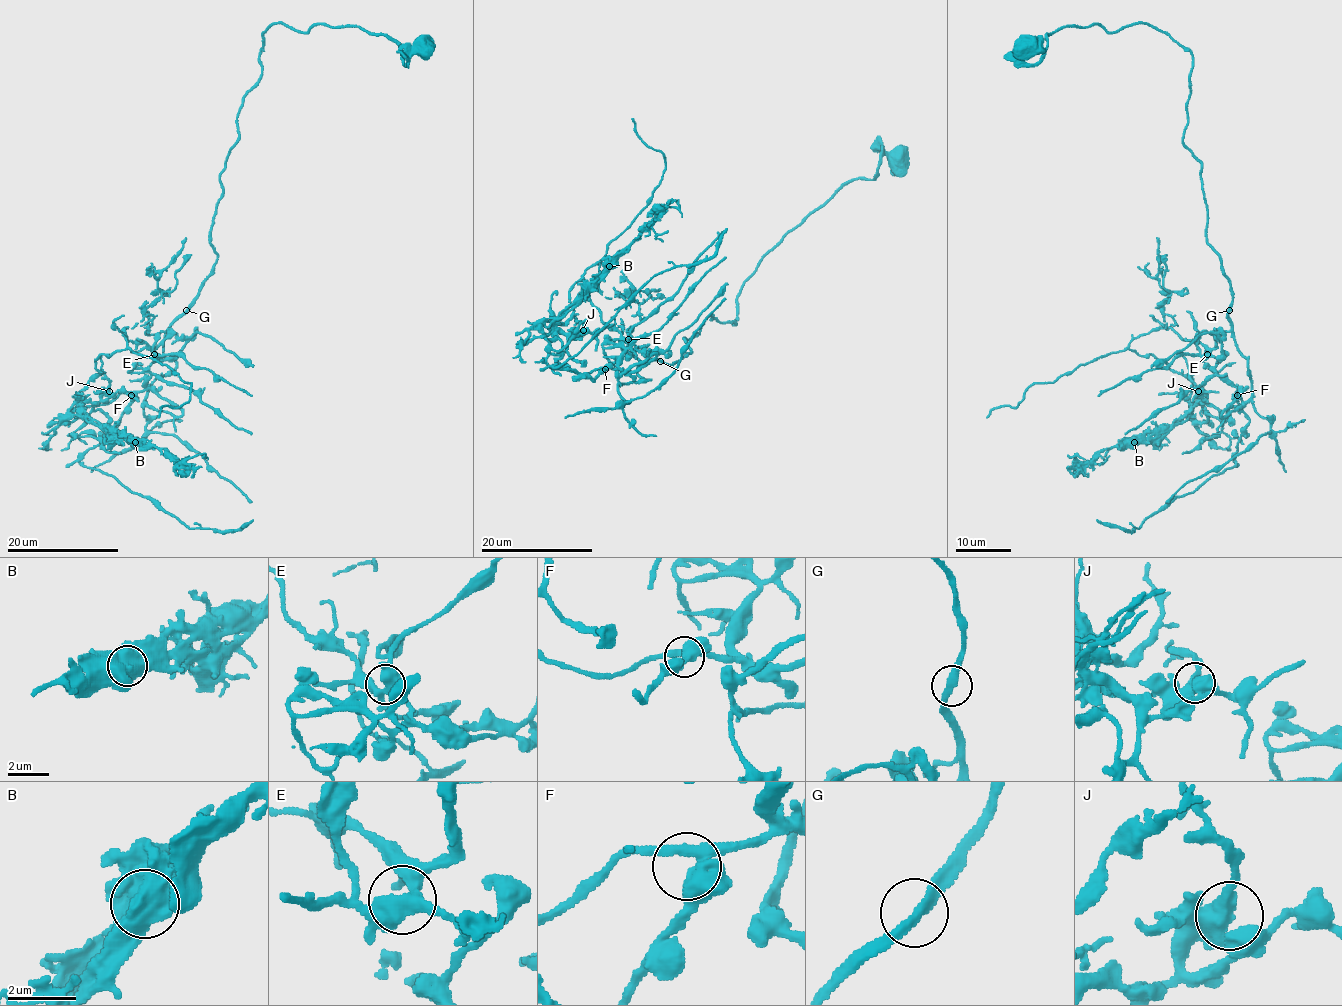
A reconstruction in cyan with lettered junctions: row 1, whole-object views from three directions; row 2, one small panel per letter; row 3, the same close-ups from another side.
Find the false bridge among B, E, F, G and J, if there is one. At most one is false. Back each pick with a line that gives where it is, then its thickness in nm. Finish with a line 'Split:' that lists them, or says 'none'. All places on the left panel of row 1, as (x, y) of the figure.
B: place (135, 442); calibre 1250 nm
Split: B

